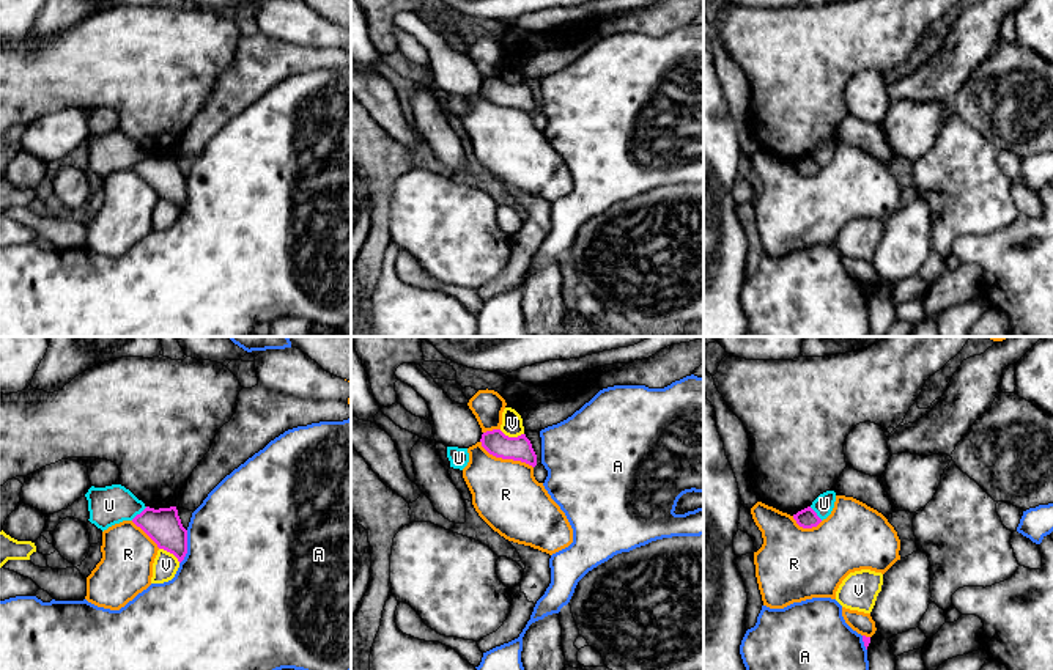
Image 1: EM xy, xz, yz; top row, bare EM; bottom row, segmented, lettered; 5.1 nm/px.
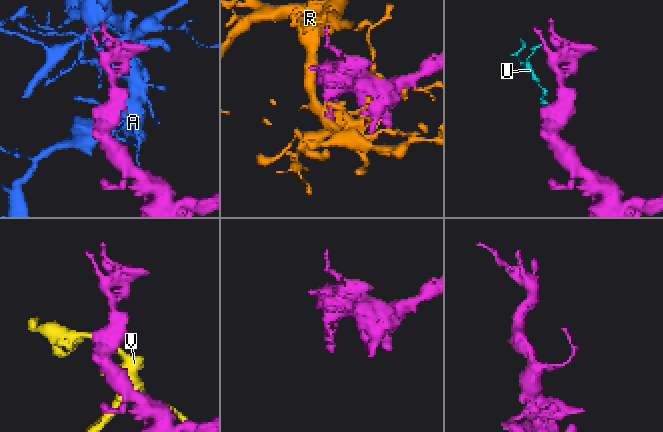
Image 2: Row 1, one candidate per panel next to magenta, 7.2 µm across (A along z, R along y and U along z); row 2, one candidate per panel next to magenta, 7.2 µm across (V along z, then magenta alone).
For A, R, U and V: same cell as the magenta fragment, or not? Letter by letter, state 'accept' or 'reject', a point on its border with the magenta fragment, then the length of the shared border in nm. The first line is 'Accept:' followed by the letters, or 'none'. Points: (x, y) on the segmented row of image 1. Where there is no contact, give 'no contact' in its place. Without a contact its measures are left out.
Accept: none
A: reject; meets magenta in xy at (186, 548); contact 180 nm long
R: reject; meets magenta in xz at (506, 458); contact 300 nm long
U: reject; meets magenta in xy at (140, 513); contact 110 nm long
V: reject; meets magenta in xz at (512, 438); contact 130 nm long

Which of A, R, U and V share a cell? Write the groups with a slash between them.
A / R / U / V

